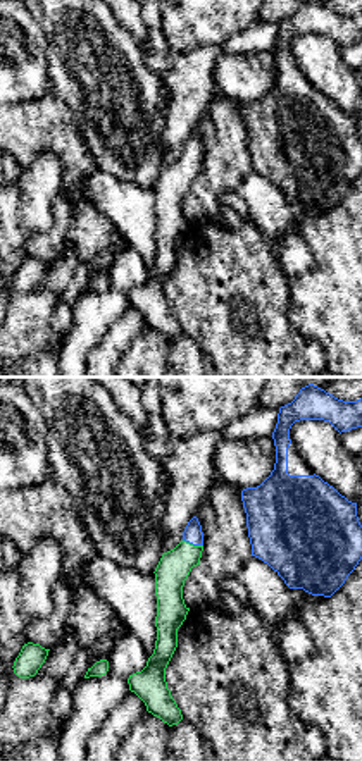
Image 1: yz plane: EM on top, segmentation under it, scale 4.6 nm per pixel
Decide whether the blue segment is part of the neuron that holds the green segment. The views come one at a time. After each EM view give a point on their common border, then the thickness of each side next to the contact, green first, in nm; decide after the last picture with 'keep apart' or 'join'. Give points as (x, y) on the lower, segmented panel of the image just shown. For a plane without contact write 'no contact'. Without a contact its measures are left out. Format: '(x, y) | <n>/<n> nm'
(192, 544) | 150/90 nm

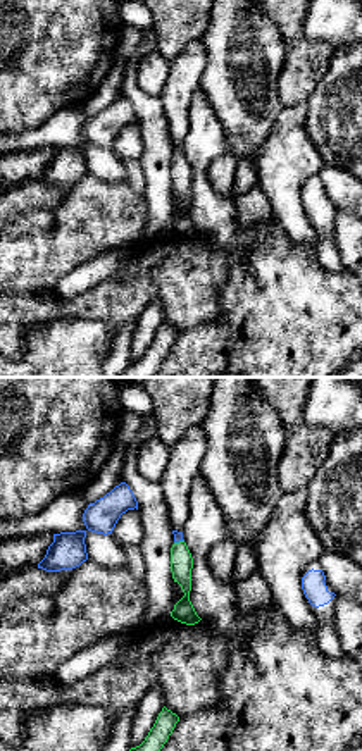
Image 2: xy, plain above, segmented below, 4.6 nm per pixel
(180, 541) | 110/50 nm

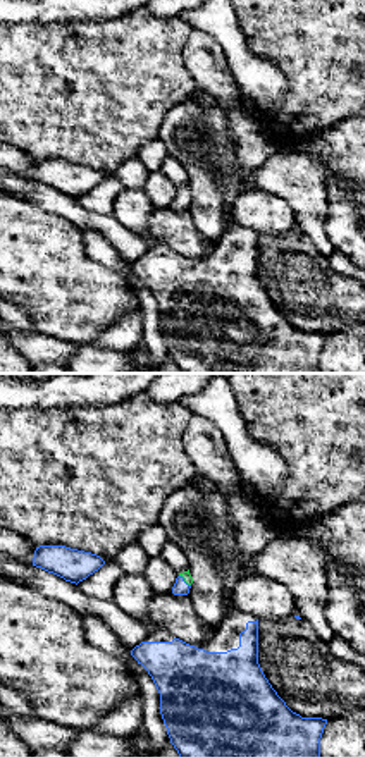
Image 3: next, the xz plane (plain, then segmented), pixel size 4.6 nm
(185, 580) | 40/70 nm

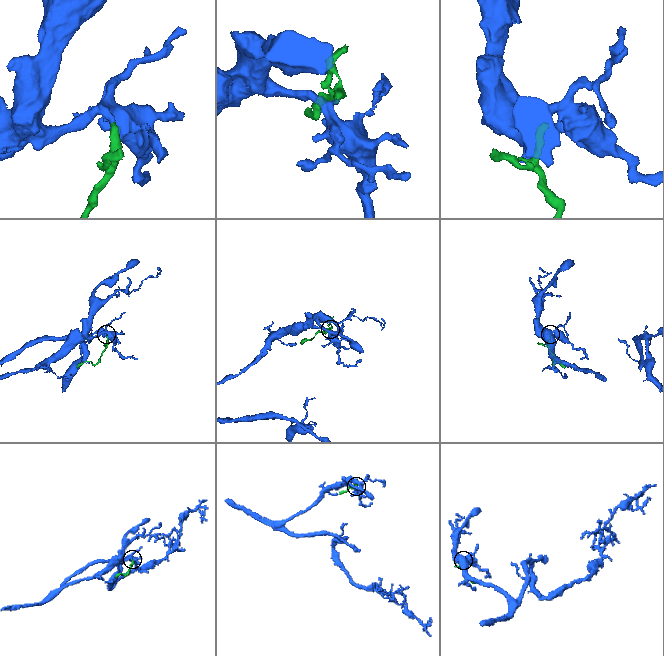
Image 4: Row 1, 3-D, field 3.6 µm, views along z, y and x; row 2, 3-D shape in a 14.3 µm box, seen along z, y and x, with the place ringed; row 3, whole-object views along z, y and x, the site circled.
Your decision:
join

